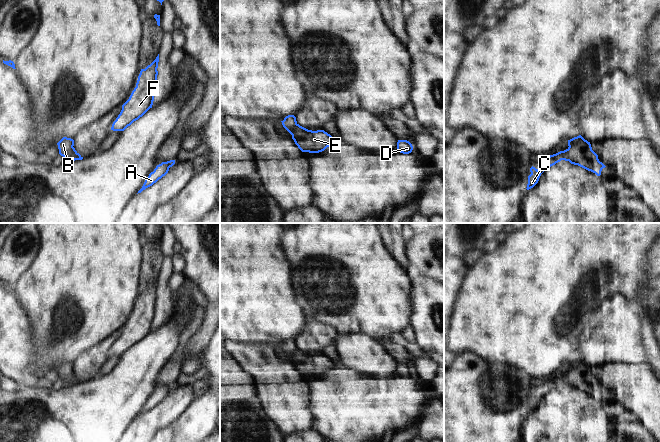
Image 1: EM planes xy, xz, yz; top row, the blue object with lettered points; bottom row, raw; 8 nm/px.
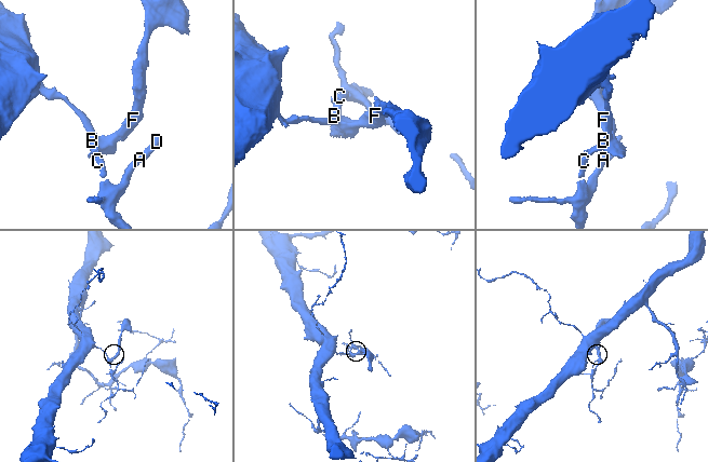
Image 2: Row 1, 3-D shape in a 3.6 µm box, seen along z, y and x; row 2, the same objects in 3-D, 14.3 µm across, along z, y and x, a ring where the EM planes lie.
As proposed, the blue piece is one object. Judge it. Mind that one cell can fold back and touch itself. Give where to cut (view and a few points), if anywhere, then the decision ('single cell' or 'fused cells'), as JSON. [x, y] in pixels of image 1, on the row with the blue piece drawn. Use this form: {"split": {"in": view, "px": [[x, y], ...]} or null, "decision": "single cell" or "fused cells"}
{"split": {"in": "xy", "px": [[73, 147], [71, 161]]}, "decision": "fused cells"}

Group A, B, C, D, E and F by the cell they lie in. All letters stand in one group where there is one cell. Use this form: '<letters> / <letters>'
A B C D / E F

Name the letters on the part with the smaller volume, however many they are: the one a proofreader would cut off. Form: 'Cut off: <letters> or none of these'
Cut off: E, F

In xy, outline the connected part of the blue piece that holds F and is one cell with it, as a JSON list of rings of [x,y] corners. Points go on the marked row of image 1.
[[[159,54],[145,69],[141,69],[129,99],[122,105],[122,110],[113,122],[111,130],[124,131],[134,121],[142,117],[152,108],[156,94]]]

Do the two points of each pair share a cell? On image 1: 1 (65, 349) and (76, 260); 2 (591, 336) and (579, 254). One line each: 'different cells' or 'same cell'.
1: same cell
2: different cells

